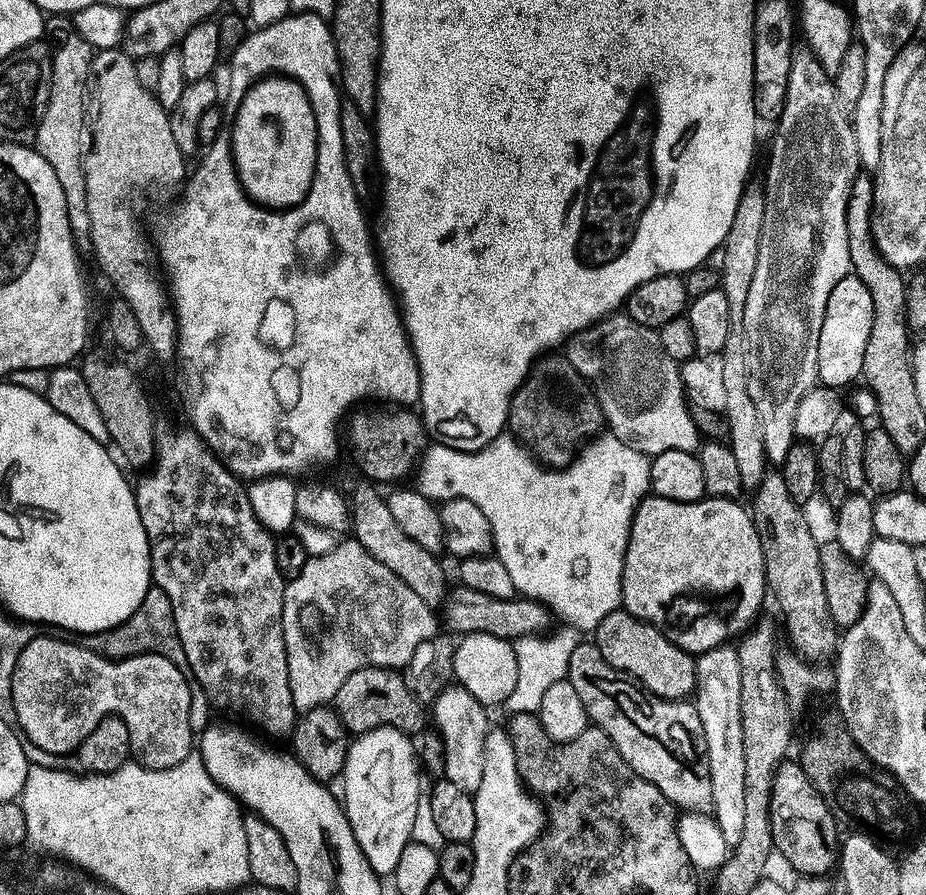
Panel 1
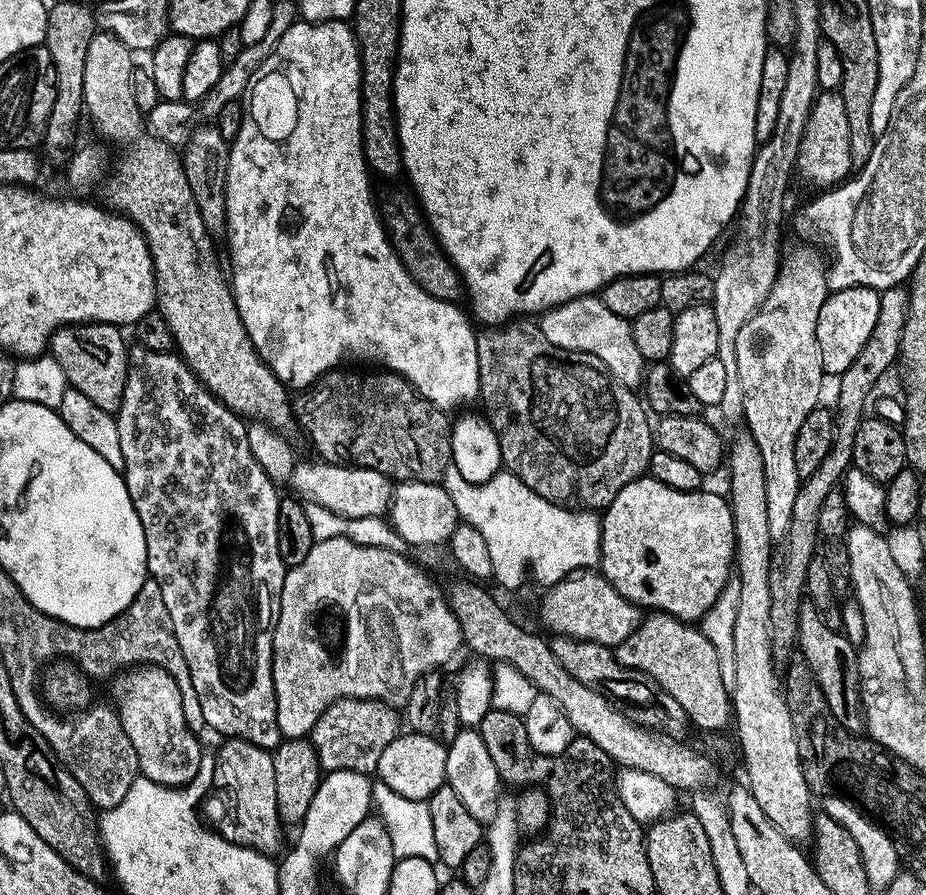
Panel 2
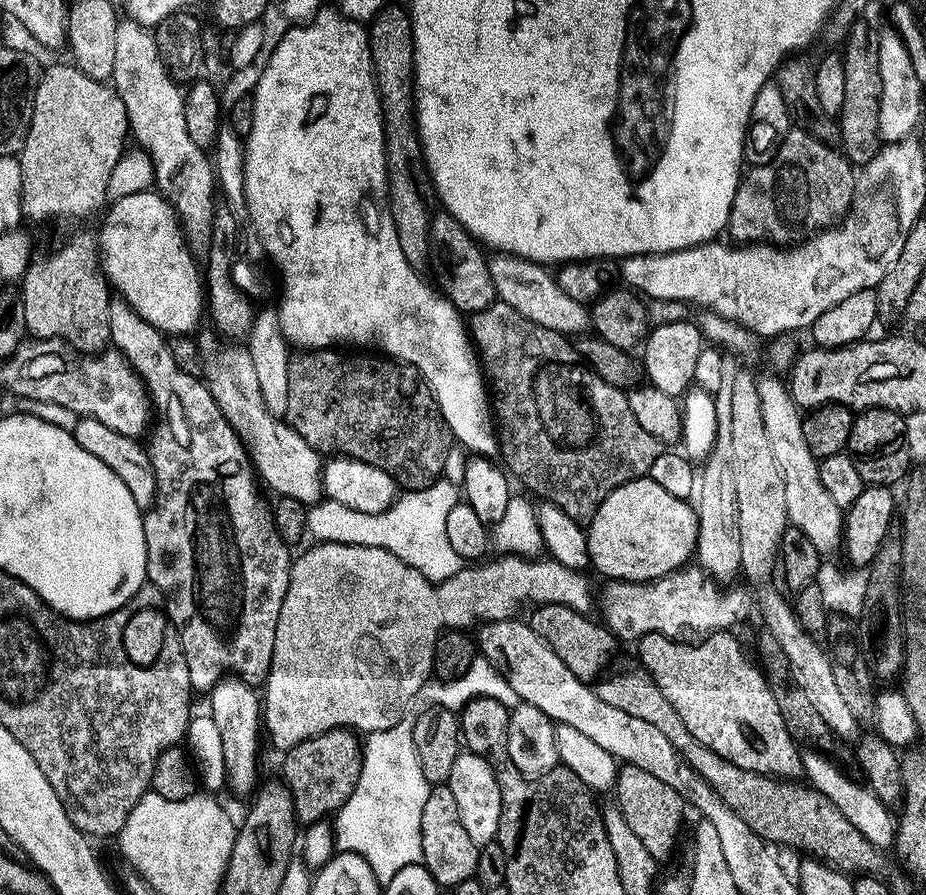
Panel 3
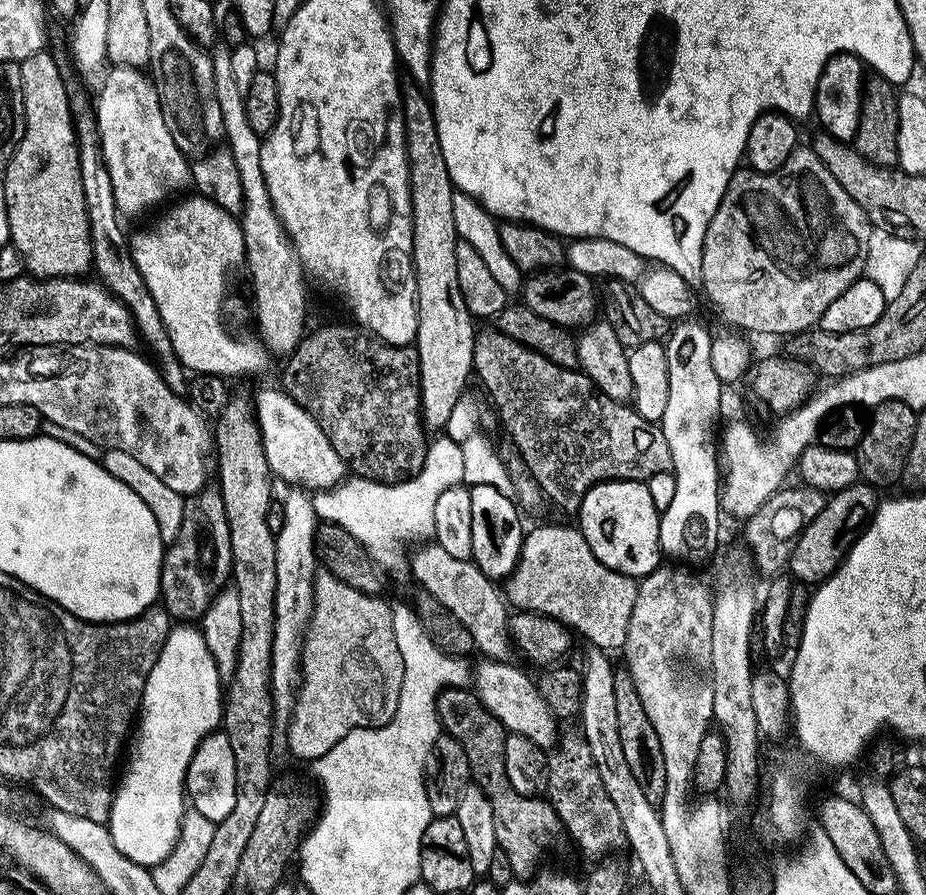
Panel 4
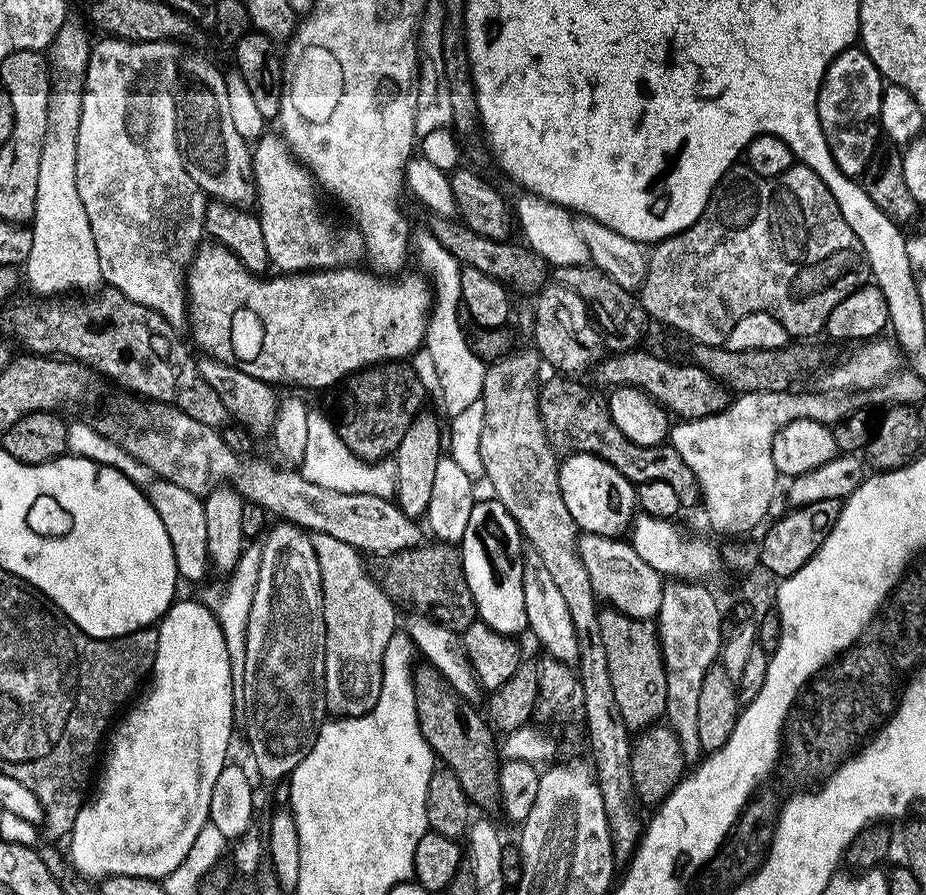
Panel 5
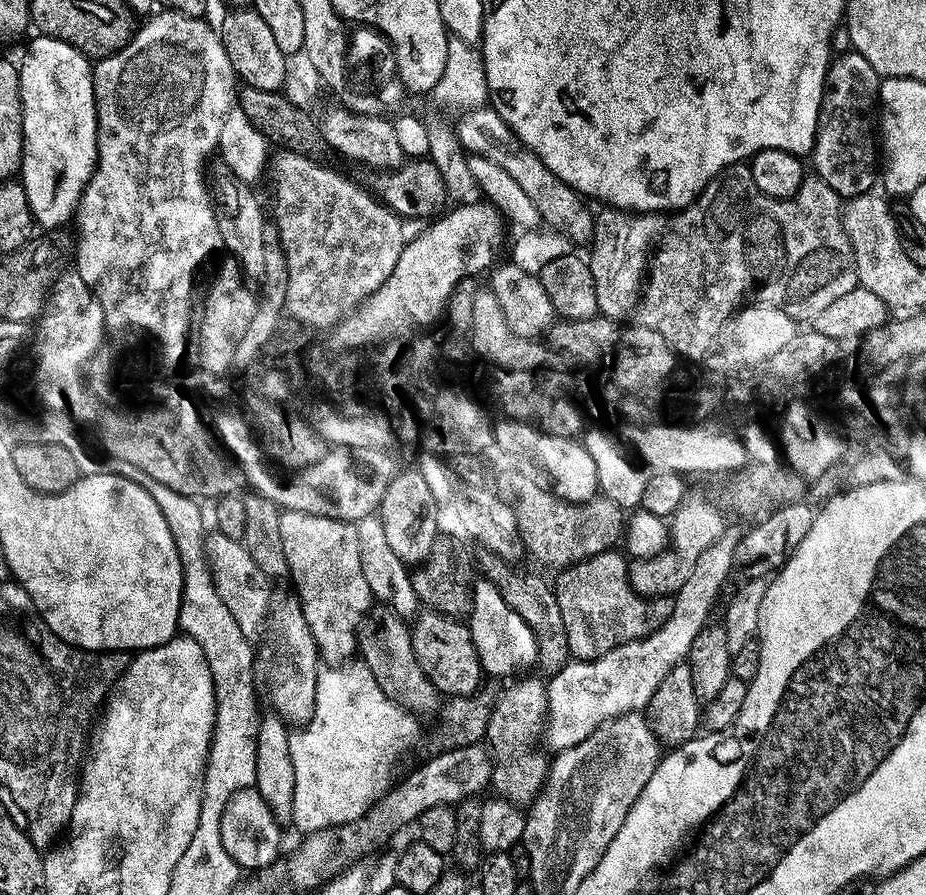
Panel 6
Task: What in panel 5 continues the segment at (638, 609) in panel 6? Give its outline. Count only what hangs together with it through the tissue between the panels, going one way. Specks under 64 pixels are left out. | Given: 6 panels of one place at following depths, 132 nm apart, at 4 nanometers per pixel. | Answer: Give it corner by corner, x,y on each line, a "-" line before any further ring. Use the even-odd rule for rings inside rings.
604,610
599,615
620,716
625,729
643,733
657,723
656,716
663,717
668,711
668,675
660,649
659,627
651,620
635,620
615,610

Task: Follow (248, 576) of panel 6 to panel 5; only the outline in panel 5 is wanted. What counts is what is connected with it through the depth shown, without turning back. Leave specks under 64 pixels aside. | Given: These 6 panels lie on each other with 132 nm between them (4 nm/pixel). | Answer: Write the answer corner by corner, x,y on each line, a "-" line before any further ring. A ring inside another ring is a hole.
157,481
146,488
149,502
154,506
159,527
168,536
167,547
172,548
171,559
178,566
181,579
188,582
202,581
210,572
211,560
208,554
210,537
207,533
205,501
199,495
177,484

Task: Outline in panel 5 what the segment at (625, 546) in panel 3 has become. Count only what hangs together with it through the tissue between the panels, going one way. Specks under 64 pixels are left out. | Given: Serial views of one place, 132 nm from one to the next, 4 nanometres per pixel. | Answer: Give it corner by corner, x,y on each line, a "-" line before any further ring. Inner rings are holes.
572,454
559,465
562,496
579,531
589,536
624,538
638,515
638,488
600,456

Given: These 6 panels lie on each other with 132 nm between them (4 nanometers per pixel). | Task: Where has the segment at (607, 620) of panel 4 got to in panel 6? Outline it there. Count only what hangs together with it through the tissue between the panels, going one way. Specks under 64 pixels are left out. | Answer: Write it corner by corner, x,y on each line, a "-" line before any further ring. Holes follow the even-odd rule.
693,495
670,520
670,548
656,559
637,563
631,569
632,589
640,596
649,598
672,598
686,586
686,582
694,574
698,562
713,546
719,544
729,531
728,520
708,501

